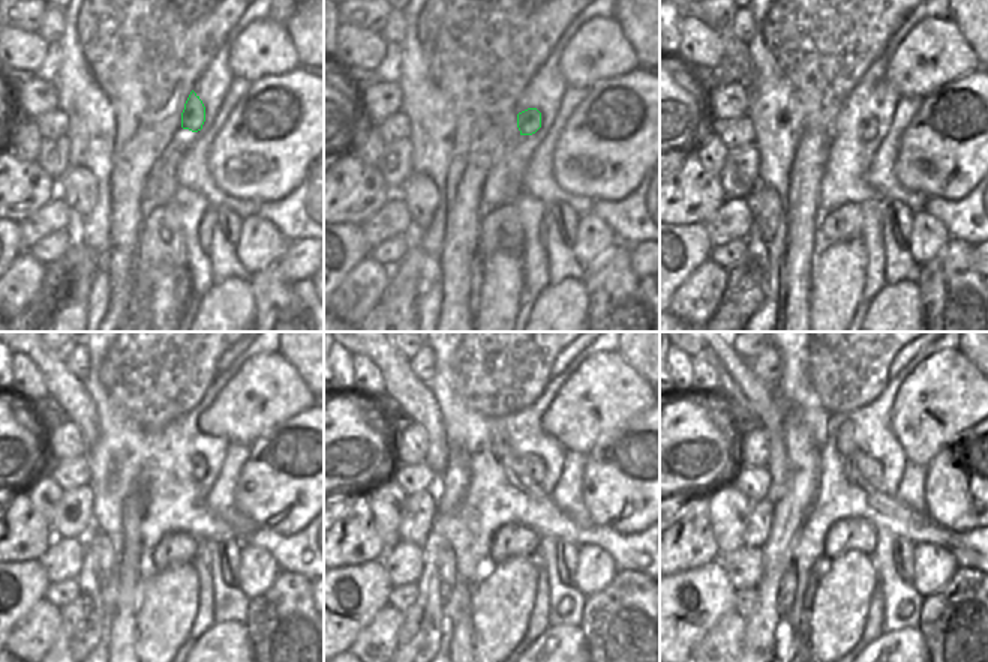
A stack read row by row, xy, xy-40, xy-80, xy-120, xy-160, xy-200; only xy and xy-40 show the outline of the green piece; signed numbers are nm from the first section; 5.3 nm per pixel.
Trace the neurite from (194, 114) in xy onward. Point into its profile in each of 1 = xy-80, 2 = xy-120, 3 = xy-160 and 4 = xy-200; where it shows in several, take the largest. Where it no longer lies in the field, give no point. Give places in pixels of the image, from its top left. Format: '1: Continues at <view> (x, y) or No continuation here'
1: Continues at xy-80 (868, 129)
2: Continues at xy-120 (198, 466)
3: Continues at xy-160 (534, 466)
4: Continues at xy-200 (870, 469)

